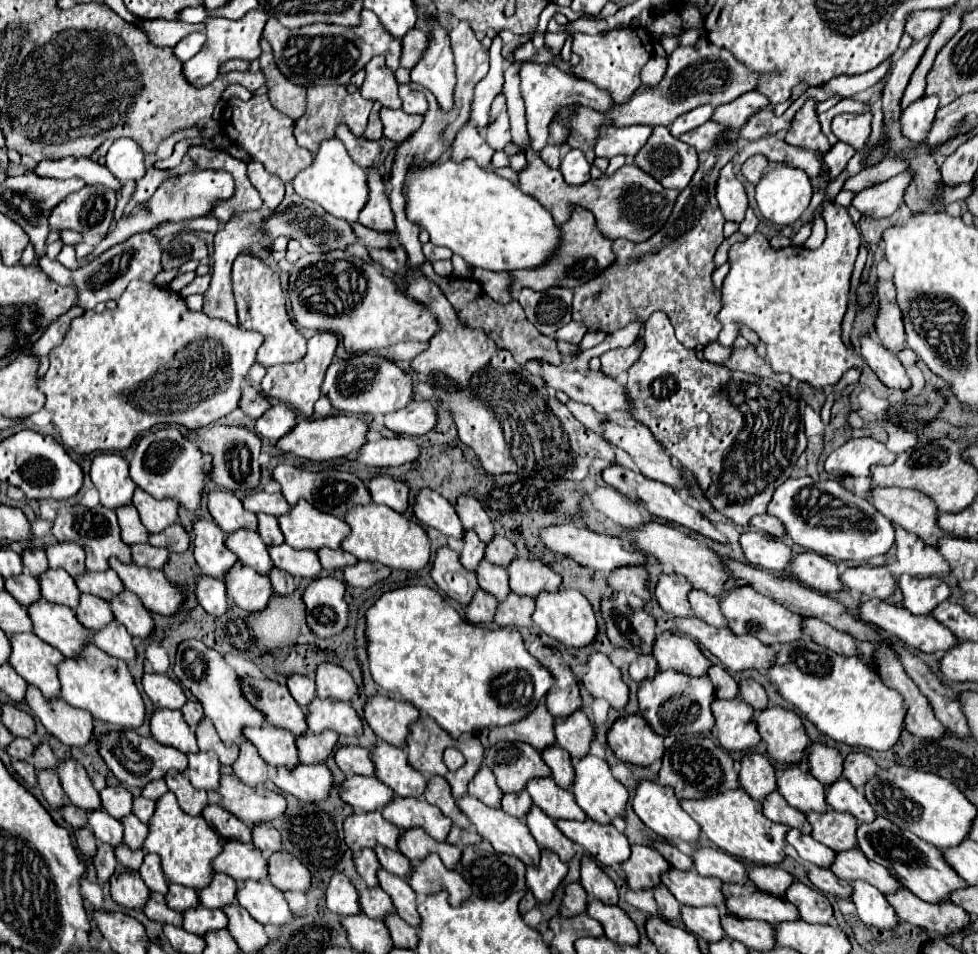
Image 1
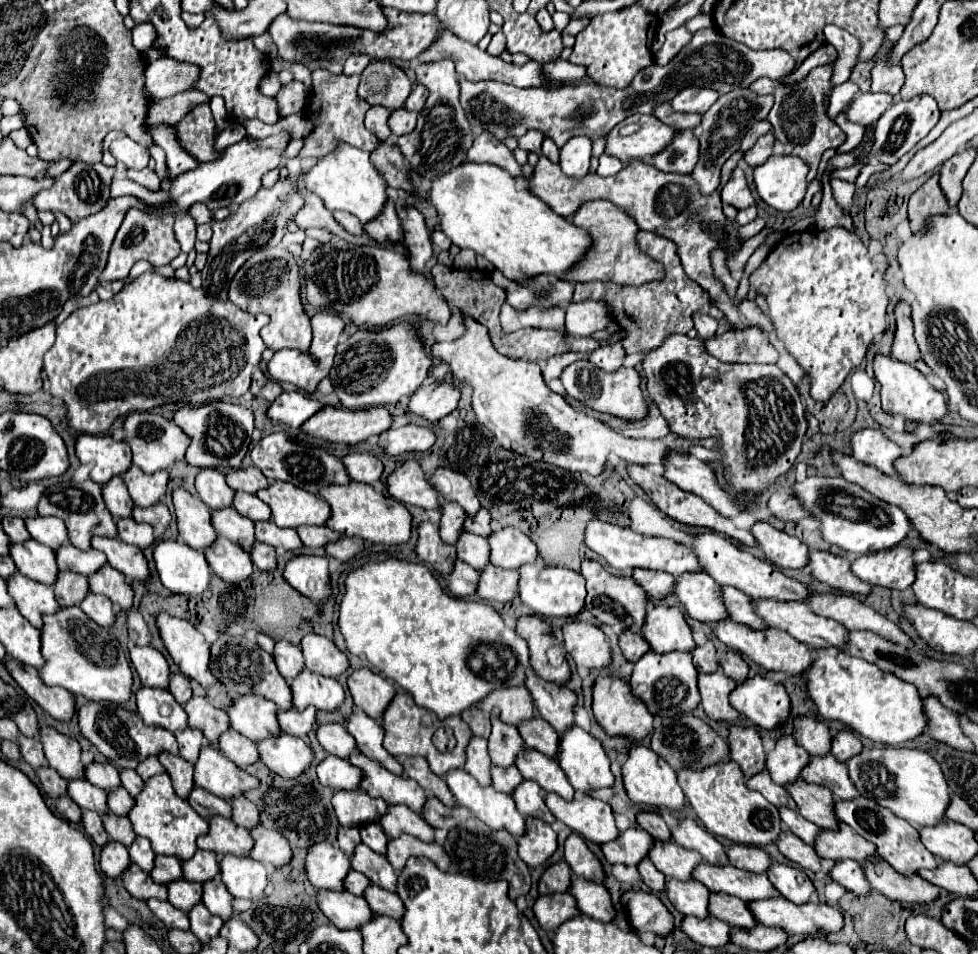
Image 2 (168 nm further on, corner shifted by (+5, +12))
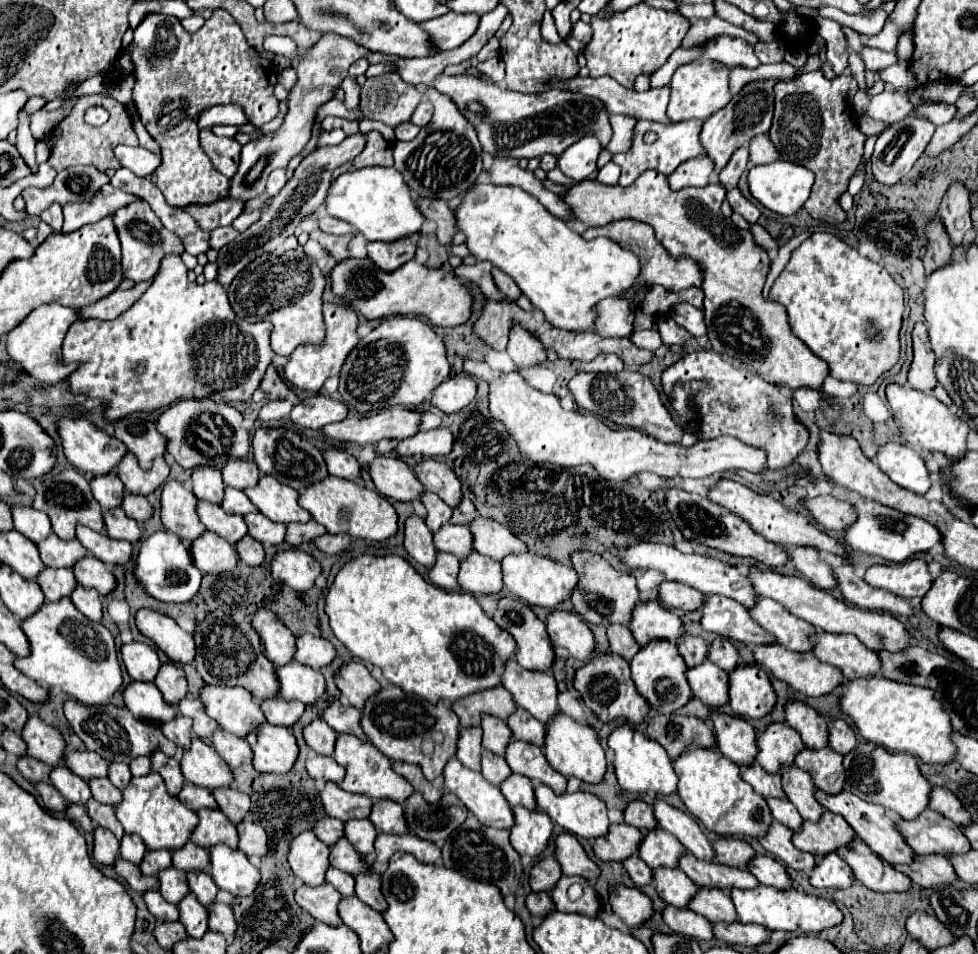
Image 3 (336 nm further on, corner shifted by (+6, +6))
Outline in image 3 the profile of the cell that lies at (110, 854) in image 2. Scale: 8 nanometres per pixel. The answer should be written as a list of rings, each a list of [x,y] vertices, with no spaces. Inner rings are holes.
[[[95,826],[95,830],[93,830],[93,858],[95,858],[95,862],[111,866],[117,858],[117,850],[119,850],[119,840],[113,836],[113,832],[107,828]]]

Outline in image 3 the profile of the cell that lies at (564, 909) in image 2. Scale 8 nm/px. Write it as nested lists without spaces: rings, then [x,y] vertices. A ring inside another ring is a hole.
[[[531,892],[531,894],[527,896],[525,904],[527,904],[529,912],[531,912],[533,916],[539,916],[539,918],[547,916],[547,914],[553,910],[553,904],[551,904],[551,898],[549,898],[547,892]]]

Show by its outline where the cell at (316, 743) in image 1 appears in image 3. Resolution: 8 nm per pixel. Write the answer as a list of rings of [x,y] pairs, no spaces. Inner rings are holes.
[[[273,696],[273,698],[267,698],[267,700],[261,700],[261,710],[267,718],[269,724],[275,724],[275,726],[293,726],[299,716],[303,714],[305,710],[305,704],[295,700],[295,702],[289,702],[289,700],[283,700],[281,696]]]

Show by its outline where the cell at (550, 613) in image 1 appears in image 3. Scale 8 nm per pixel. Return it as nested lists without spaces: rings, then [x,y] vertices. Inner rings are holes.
[[[525,552],[525,554],[511,554],[501,560],[503,566],[503,584],[505,588],[519,598],[521,602],[529,606],[543,606],[543,608],[555,608],[565,596],[571,594],[573,586],[577,584],[577,572],[571,566],[559,564],[551,558],[545,558],[541,554]]]

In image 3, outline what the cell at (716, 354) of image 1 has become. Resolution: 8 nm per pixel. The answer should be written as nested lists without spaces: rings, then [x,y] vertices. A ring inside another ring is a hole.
[[[679,302],[679,304],[675,304],[675,306],[671,308],[671,318],[673,318],[679,326],[683,326],[689,334],[693,334],[695,338],[707,334],[707,328],[705,328],[705,322],[703,322],[703,310],[691,306],[689,302]]]

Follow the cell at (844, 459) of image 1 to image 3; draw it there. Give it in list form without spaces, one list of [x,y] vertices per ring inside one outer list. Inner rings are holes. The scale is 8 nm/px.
[[[885,444],[879,448],[877,458],[873,460],[895,484],[905,490],[925,494],[931,488],[929,470],[921,454],[909,446]]]

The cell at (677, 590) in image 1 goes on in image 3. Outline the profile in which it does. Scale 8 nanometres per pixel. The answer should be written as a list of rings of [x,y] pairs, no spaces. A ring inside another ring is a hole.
[[[705,596],[705,606],[701,612],[701,628],[705,632],[715,632],[719,636],[755,646],[775,642],[775,636],[753,622],[749,610],[731,598]]]

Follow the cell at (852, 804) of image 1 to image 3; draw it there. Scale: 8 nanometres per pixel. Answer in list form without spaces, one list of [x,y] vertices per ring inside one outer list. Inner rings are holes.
[[[805,746],[797,754],[795,764],[813,776],[813,782],[817,788],[829,794],[839,794],[845,784],[845,770],[841,760],[843,756],[829,746],[821,750],[811,750]]]

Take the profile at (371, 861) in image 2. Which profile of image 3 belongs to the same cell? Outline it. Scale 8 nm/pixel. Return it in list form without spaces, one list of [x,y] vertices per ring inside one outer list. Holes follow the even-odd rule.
[[[339,838],[331,846],[329,862],[331,862],[331,866],[335,866],[339,870],[345,870],[349,874],[361,874],[361,872],[367,870],[367,864],[359,858],[357,850],[353,850],[353,846],[349,846],[349,842],[345,838]]]

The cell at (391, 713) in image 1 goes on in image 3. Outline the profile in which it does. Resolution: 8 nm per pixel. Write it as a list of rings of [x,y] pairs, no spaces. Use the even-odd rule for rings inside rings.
[[[361,662],[343,664],[335,672],[335,684],[343,698],[347,698],[349,704],[357,706],[359,710],[365,704],[365,698],[379,690],[379,682],[369,674],[369,670]]]

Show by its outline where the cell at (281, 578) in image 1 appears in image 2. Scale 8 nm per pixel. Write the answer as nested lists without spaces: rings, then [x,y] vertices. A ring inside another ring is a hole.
[[[256,542],[254,550],[250,552],[252,556],[252,562],[256,568],[264,570],[264,572],[272,572],[276,570],[276,552],[274,548],[270,548],[268,544],[262,544],[262,542]]]

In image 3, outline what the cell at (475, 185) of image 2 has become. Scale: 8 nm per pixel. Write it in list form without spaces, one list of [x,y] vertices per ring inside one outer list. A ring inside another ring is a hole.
[[[477,184],[463,198],[463,204],[455,210],[457,228],[465,232],[467,246],[477,260],[489,260],[493,266],[509,274],[521,292],[531,300],[531,304],[543,310],[545,318],[561,328],[571,332],[589,332],[595,326],[595,306],[603,298],[625,298],[625,292],[639,284],[641,262],[639,258],[619,246],[609,238],[585,240],[577,232],[573,232],[563,220],[549,214],[537,198],[533,198],[525,190],[517,190],[511,186],[495,186],[495,184]]]

